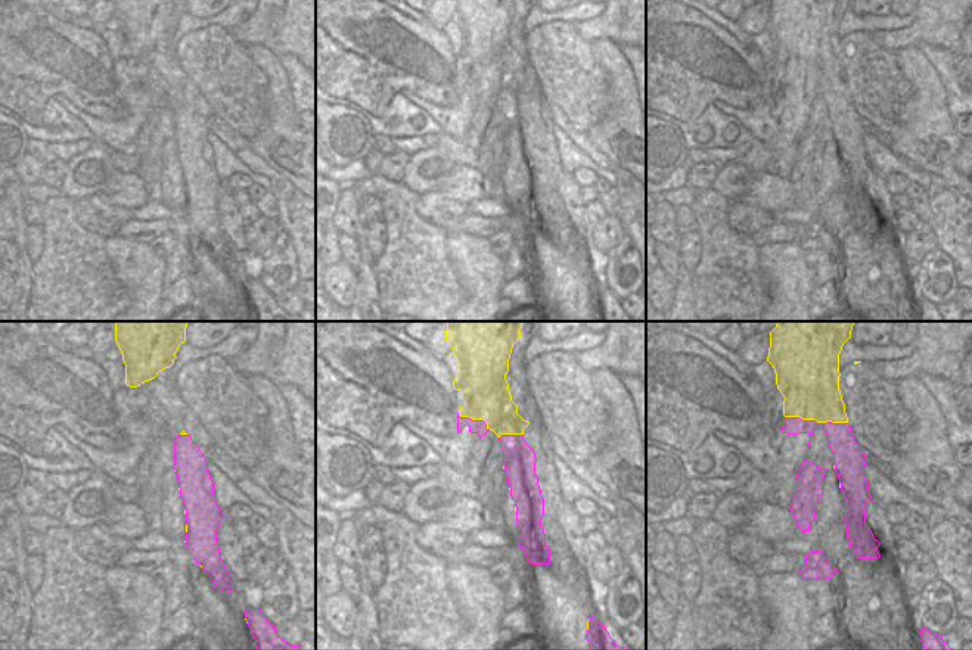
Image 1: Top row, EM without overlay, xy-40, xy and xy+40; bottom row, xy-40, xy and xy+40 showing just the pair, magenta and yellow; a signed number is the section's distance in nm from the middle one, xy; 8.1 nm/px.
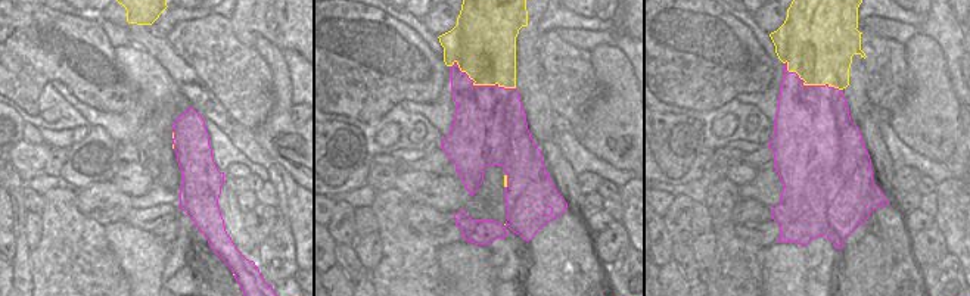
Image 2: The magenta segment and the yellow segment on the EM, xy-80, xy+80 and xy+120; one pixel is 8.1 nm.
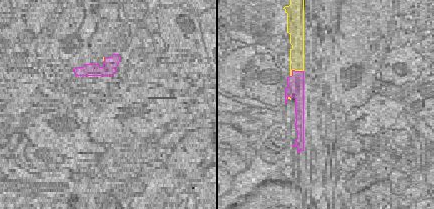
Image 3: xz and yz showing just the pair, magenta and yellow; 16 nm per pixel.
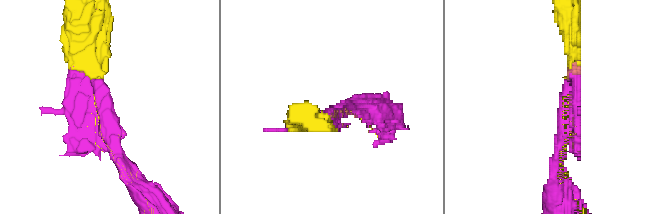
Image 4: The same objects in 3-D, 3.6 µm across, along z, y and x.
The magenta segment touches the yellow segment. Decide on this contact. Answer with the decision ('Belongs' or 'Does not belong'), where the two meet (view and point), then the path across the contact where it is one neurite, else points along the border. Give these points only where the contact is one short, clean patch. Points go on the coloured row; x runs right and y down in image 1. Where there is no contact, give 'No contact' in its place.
Does not belong. Touches magenta at xy+40 (814, 420).

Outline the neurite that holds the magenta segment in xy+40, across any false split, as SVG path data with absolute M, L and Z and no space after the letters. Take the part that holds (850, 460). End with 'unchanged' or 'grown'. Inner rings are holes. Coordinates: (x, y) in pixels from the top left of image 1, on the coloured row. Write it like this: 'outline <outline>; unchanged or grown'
outline M783 417L782 432L788 435L808 433L811 441L817 427L822 427L827 435L827 444L833 452L833 466L845 500L844 522L850 548L857 553L857 559L879 559L881 542L866 525L866 510L875 503L864 476L867 458L855 442L850 424Z; unchanged

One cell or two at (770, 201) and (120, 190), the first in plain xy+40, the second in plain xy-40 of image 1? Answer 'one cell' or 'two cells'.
one cell

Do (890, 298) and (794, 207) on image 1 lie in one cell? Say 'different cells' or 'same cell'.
different cells

